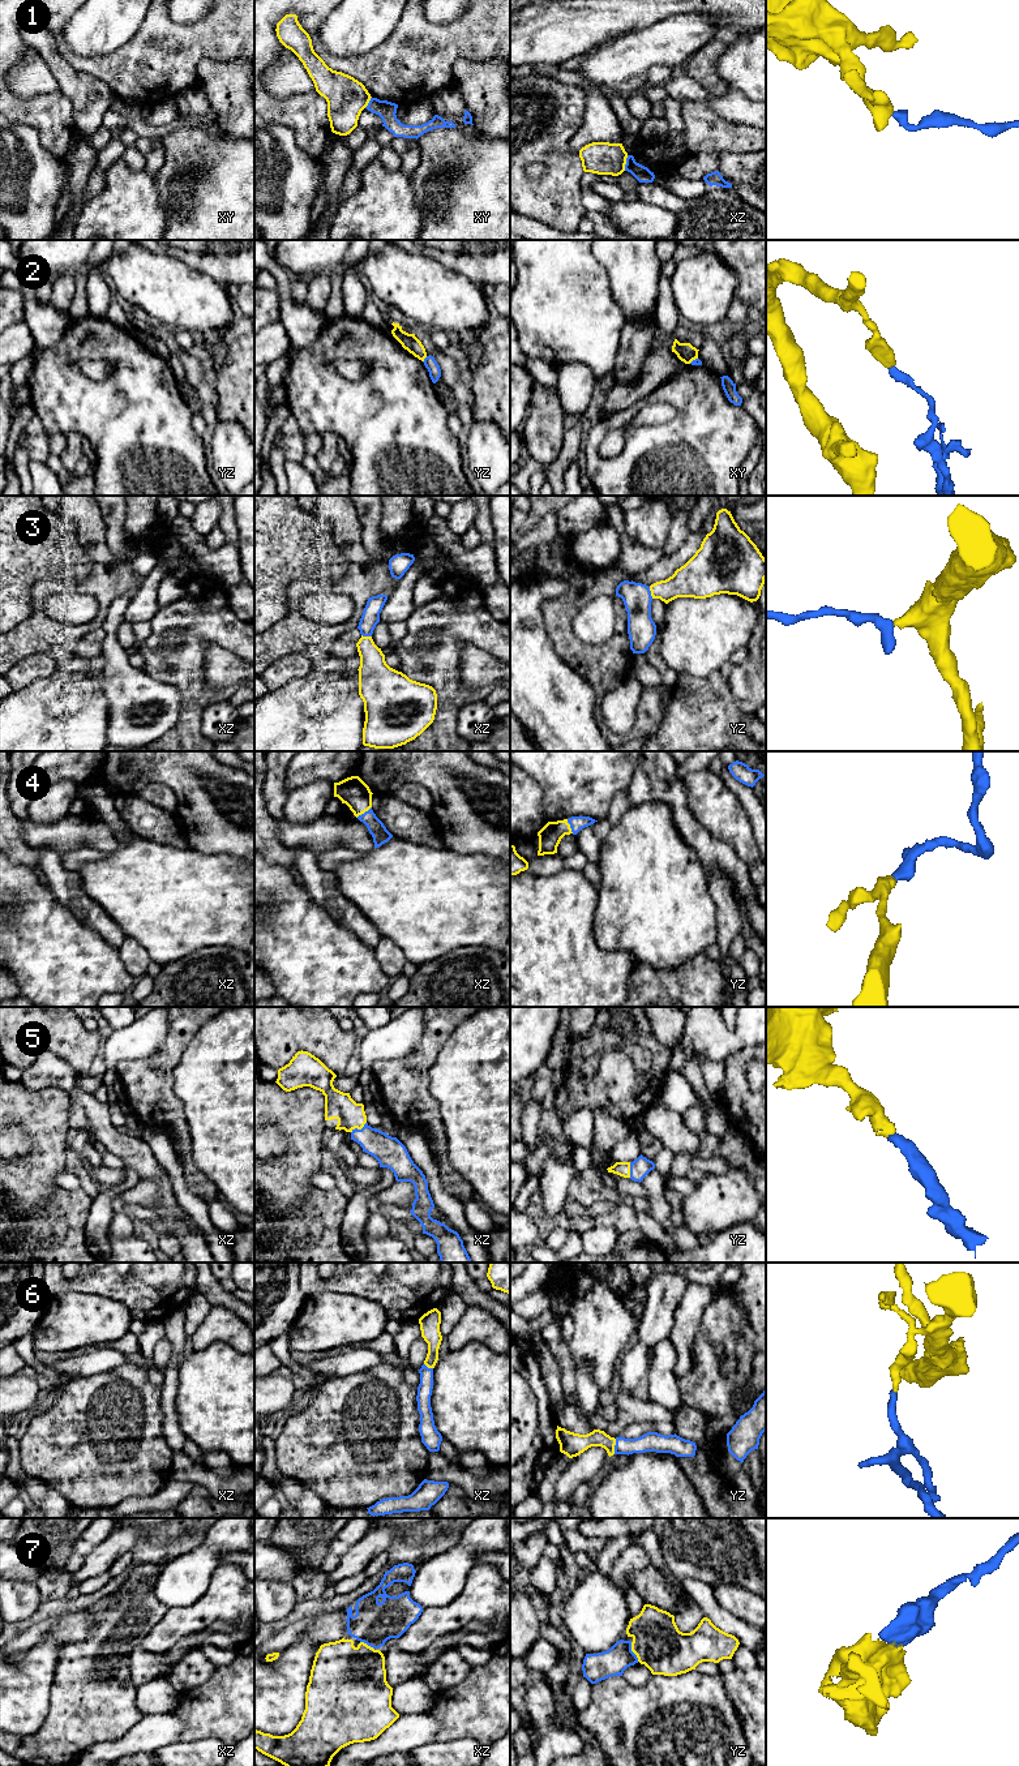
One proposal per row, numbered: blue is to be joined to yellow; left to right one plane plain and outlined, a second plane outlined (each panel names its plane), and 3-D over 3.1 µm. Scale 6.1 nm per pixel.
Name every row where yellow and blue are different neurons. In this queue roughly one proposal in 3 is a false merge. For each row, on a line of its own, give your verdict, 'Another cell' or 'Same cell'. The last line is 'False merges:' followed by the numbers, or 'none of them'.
1: Another cell
2: Another cell
3: Same cell
4: Same cell
5: Same cell
6: Same cell
7: Same cell
False merges: 1, 2

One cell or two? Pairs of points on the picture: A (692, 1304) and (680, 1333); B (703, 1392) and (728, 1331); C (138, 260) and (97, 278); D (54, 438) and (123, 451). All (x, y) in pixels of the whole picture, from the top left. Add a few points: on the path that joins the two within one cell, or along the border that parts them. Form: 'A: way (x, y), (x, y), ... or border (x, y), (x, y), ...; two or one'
A: way (690, 1311), (685, 1327); one
B: way (703, 1374), (702, 1344), (710, 1336); one
C: border (111, 253), (103, 264); two
D: border (64, 432), (48, 434); two

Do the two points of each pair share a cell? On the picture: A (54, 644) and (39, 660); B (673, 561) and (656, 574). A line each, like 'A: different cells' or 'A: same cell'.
A: different cells
B: same cell

